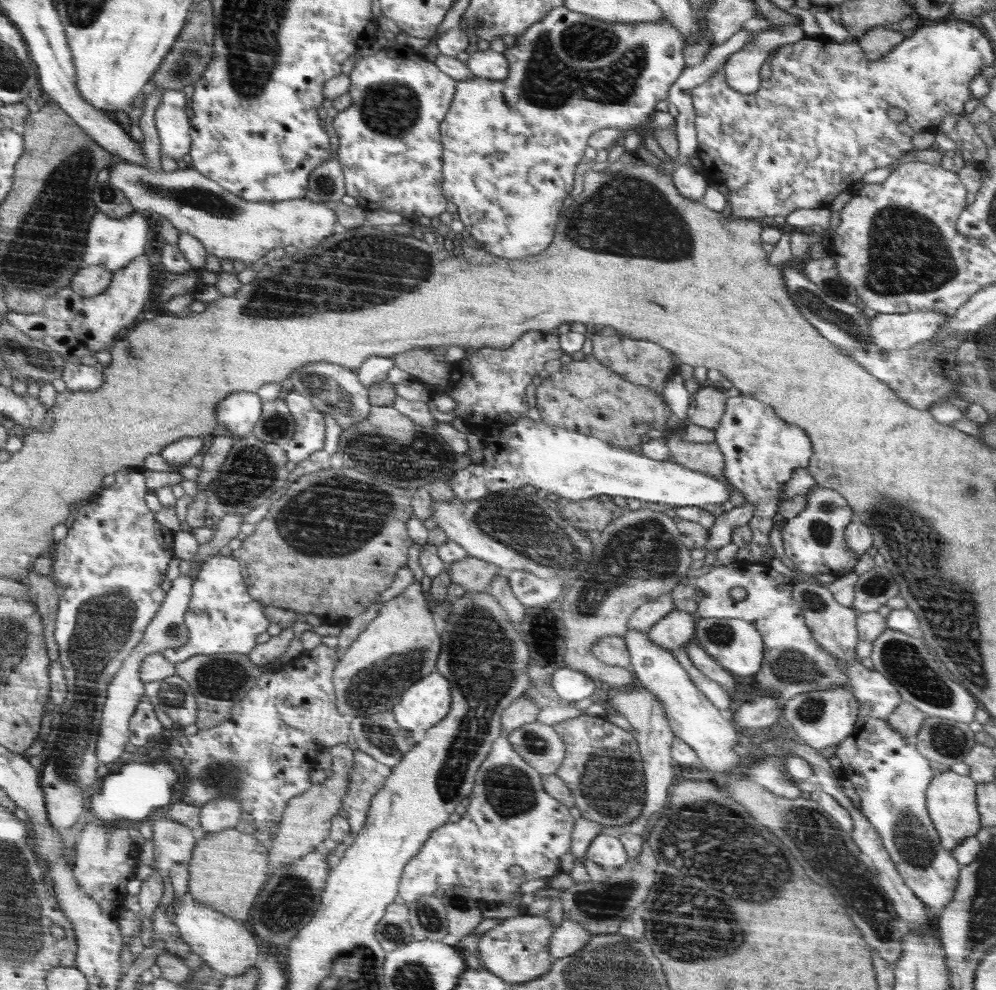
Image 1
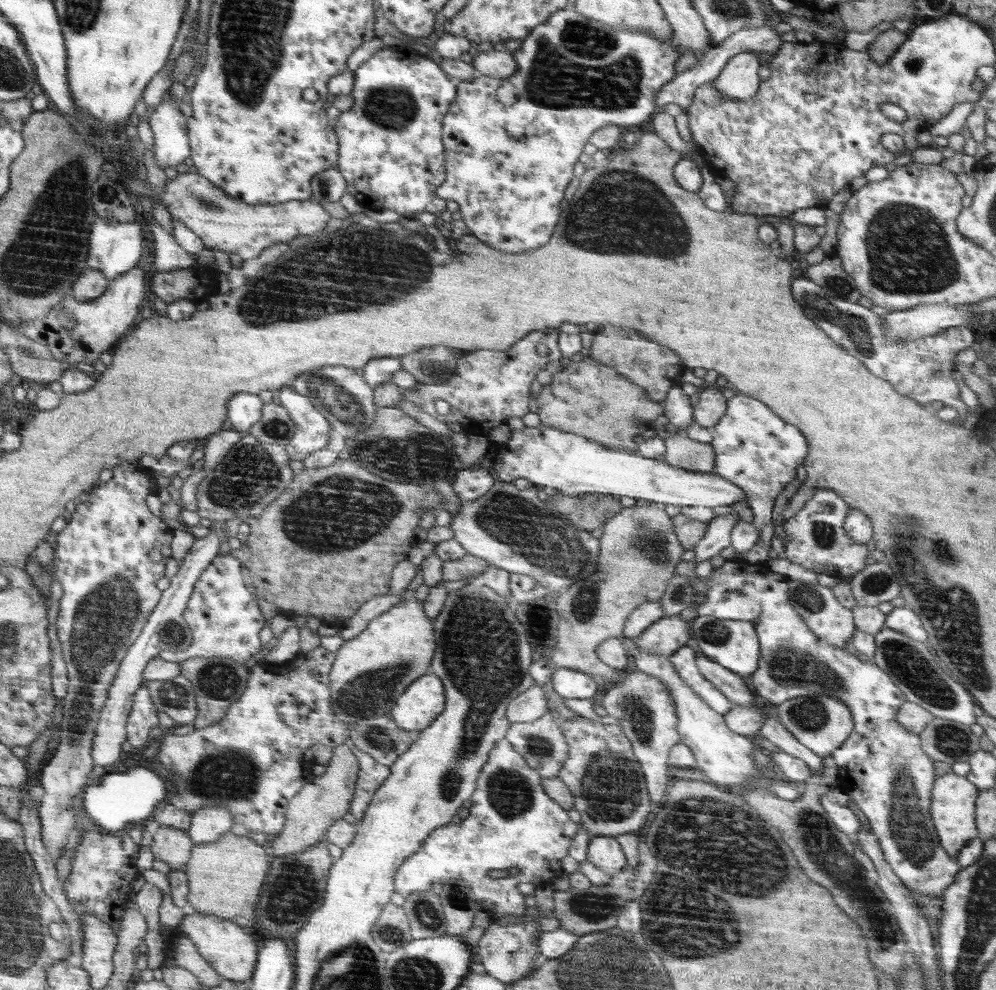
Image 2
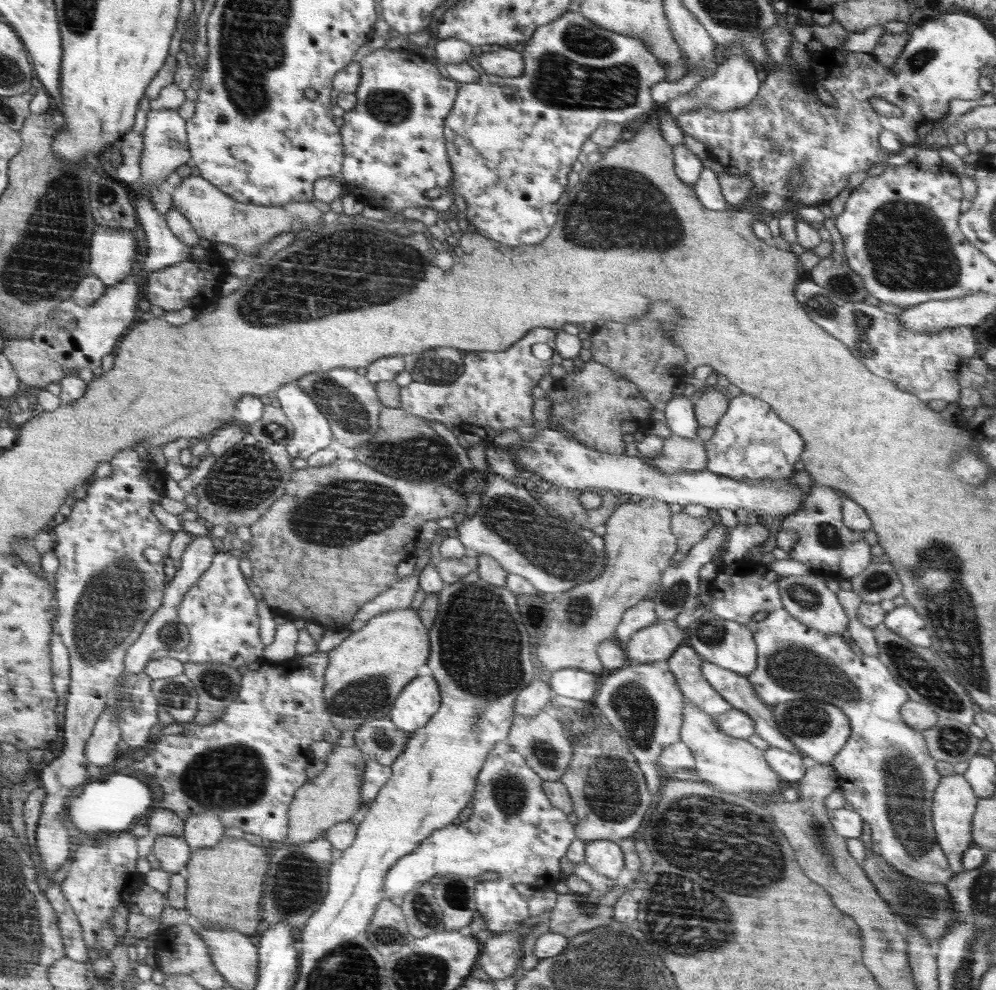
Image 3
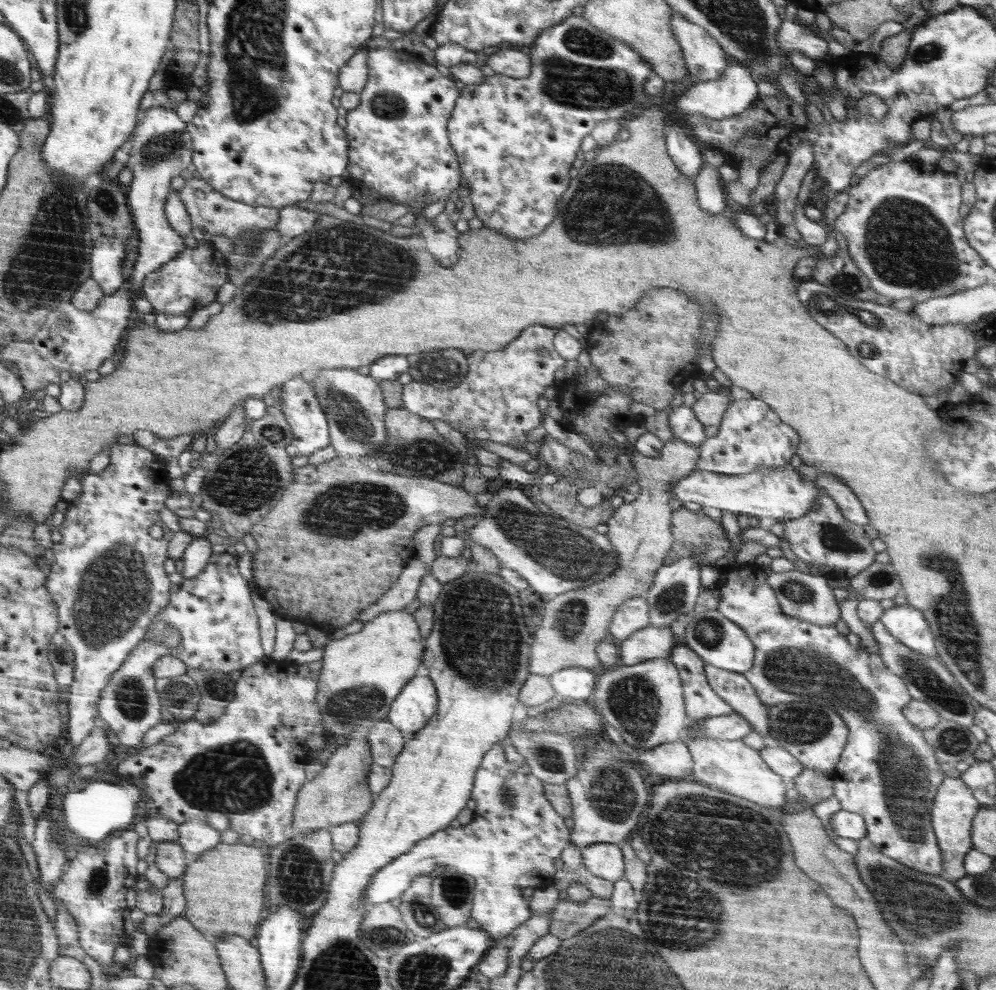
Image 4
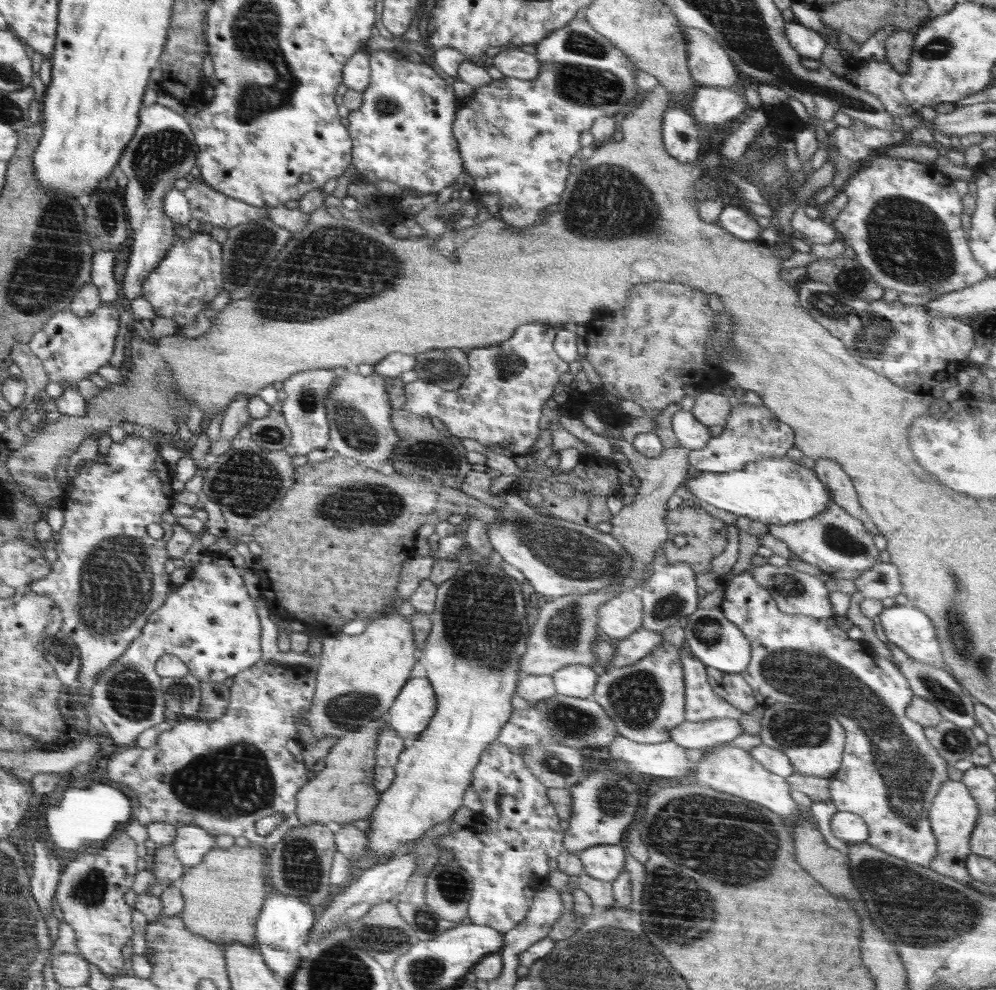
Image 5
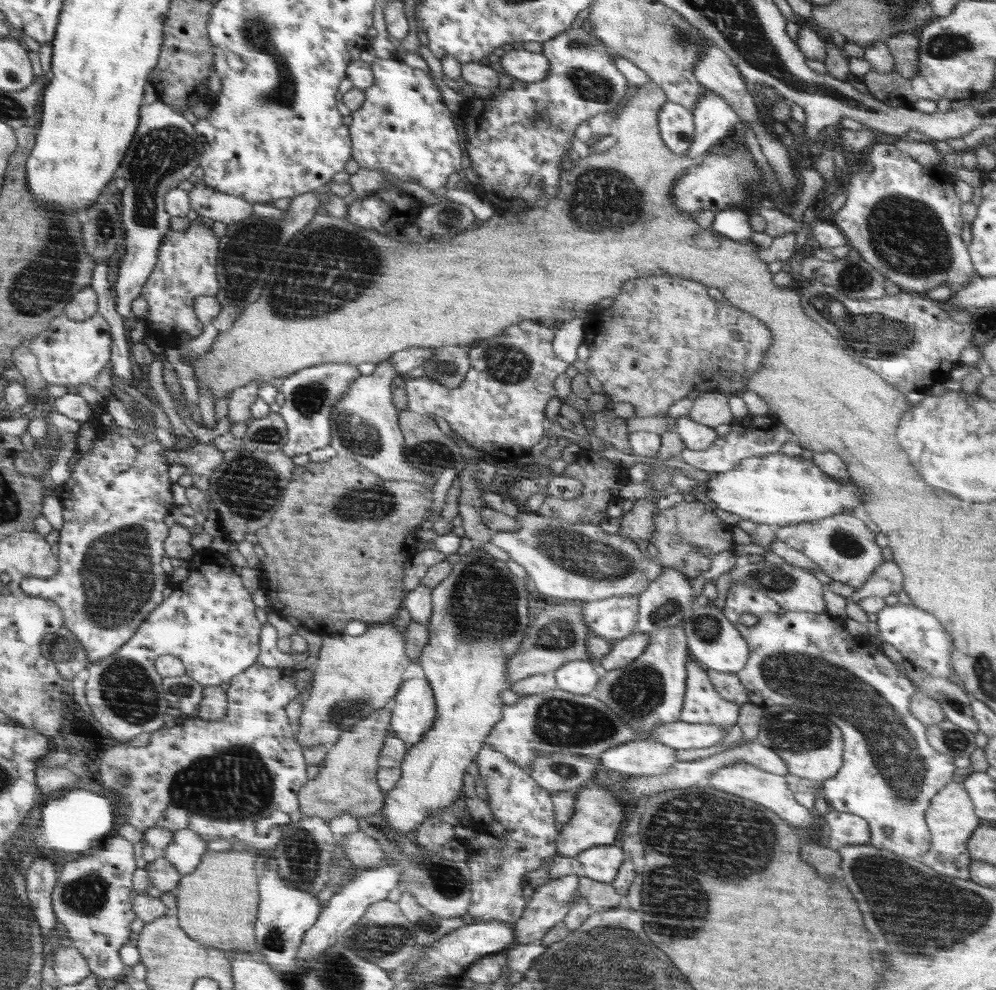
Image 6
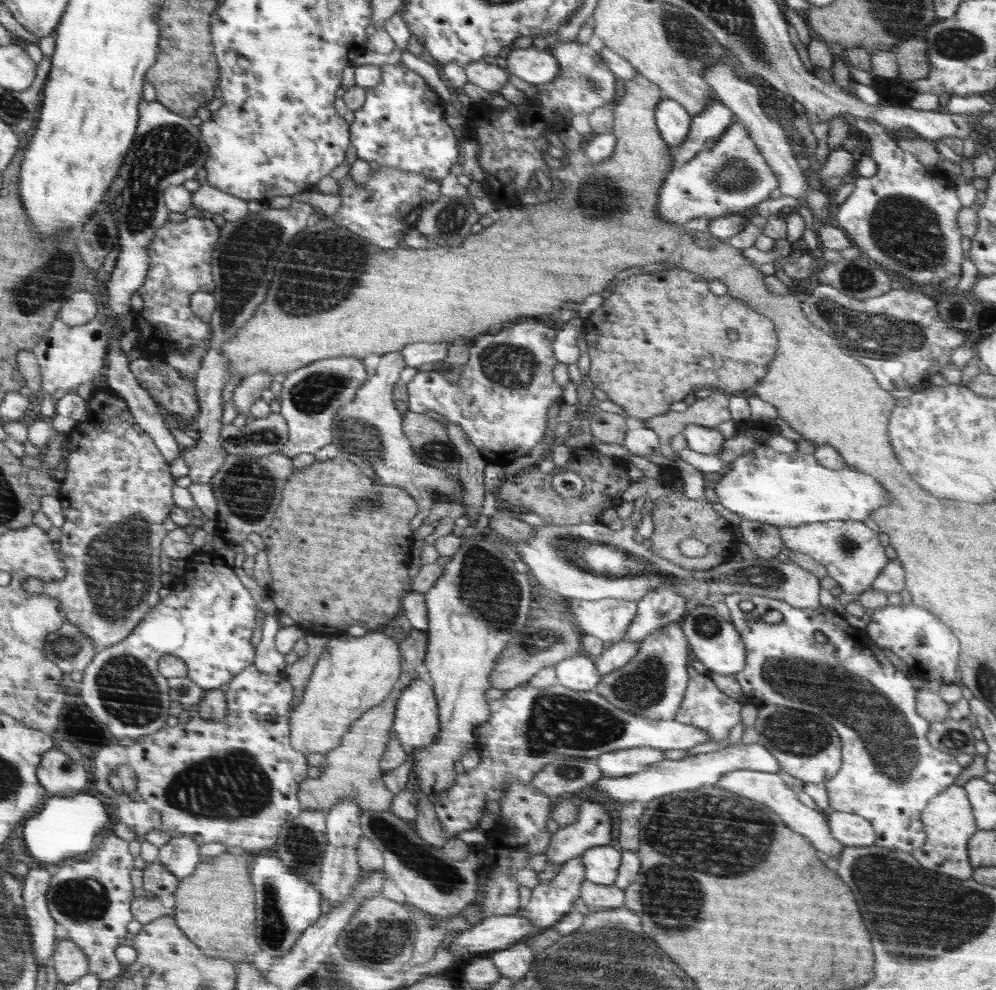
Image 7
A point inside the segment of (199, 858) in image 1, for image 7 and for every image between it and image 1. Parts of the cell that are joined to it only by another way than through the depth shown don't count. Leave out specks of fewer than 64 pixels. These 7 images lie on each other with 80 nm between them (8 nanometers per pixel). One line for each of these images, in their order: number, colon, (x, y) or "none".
2: (225, 876)
3: (224, 882)
4: (224, 889)
5: (223, 895)
6: (217, 904)
7: (214, 907)

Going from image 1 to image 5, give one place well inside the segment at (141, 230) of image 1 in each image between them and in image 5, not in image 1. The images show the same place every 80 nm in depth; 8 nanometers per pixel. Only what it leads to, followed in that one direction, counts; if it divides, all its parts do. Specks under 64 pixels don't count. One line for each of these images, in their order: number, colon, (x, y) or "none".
2: (115, 247)
3: (113, 250)
4: (108, 253)
5: (103, 265)

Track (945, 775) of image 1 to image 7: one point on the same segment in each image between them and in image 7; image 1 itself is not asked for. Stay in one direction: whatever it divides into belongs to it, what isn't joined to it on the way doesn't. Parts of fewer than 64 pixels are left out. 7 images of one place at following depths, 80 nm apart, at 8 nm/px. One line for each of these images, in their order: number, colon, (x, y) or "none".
2: (953, 797)
3: (954, 803)
4: (954, 808)
5: (953, 814)
6: (950, 817)
7: (948, 821)

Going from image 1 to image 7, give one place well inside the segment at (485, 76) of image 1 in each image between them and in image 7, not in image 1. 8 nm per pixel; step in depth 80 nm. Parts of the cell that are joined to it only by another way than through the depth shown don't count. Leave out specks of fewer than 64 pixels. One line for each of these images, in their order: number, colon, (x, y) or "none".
2: (499, 65)
3: (503, 62)
4: (506, 61)
5: (512, 62)
6: (523, 65)
7: (537, 67)

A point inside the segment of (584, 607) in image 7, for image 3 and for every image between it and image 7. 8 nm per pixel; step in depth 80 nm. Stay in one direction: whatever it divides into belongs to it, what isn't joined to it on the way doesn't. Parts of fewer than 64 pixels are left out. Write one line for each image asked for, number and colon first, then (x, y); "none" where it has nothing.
3: (644, 614)
4: (633, 615)
5: (618, 618)
6: (615, 618)

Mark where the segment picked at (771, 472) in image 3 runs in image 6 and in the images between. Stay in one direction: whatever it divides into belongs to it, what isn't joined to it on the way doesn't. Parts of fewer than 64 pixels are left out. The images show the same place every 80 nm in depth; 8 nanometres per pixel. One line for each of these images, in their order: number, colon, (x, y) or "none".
4: (751, 435)
5: (750, 433)
6: (752, 435)

